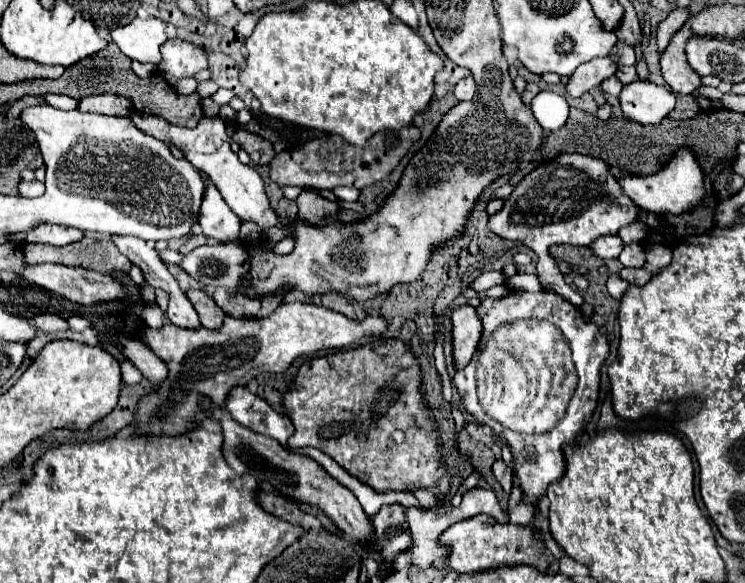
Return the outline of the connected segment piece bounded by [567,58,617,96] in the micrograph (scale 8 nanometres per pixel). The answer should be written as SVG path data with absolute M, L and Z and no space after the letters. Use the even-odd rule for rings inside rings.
M593 58L589 64L581 64L577 72L573 72L567 88L571 96L581 96L597 86L609 76L613 76L617 66L613 66L611 58Z

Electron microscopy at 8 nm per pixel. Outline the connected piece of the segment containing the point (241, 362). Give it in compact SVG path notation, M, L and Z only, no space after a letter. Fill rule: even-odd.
M285 302L267 318L257 320L225 316L219 330L209 330L203 326L189 330L171 322L159 330L145 328L139 340L167 362L169 378L161 388L157 388L157 392L141 400L137 420L133 422L133 432L159 436L193 430L191 418L199 414L199 396L205 394L213 404L221 406L233 386L245 386L259 372L283 372L301 354L311 354L325 348L341 350L357 344L363 338L379 336L387 328L389 322L381 312L367 314L363 320L351 320L337 310L311 302Z

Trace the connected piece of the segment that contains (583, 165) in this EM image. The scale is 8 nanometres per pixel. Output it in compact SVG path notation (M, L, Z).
M561 154L551 162L543 162L531 174L527 174L507 198L501 212L489 220L491 232L505 240L515 240L531 248L537 256L537 278L545 290L553 290L567 302L581 308L583 298L573 290L557 268L557 262L549 256L551 244L591 244L597 236L617 234L619 228L635 222L639 208L625 198L609 174L609 168L601 160L593 160L581 154Z

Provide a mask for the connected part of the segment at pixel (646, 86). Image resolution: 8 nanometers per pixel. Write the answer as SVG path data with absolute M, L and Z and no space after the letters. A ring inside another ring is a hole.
M633 80L623 86L619 102L627 118L641 124L657 124L673 110L675 96L665 86L649 80Z

